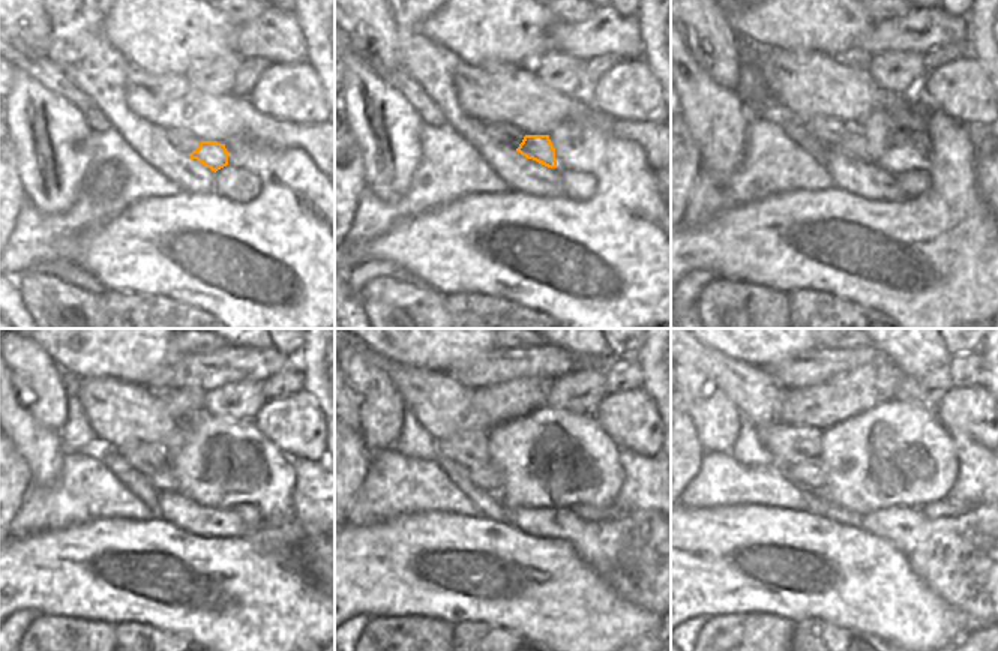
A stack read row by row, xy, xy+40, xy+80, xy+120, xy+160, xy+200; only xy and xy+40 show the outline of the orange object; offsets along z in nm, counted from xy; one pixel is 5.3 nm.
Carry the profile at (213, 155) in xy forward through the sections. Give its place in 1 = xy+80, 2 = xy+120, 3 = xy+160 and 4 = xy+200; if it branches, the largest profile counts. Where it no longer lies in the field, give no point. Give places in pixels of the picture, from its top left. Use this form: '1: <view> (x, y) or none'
1: xy+80 (854, 146)
2: xy+120 (162, 480)
3: xy+160 (489, 479)
4: xy+200 (808, 474)

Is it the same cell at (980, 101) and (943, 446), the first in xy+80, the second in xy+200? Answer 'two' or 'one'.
two

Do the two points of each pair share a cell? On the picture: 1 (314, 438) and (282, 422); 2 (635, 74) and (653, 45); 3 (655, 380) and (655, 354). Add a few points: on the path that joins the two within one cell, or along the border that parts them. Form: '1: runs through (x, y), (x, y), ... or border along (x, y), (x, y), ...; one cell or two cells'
1: runs through (306, 438), (290, 422); one cell
2: border along (641, 57), (655, 78); two cells
3: runs through (655, 374), (655, 360); one cell

